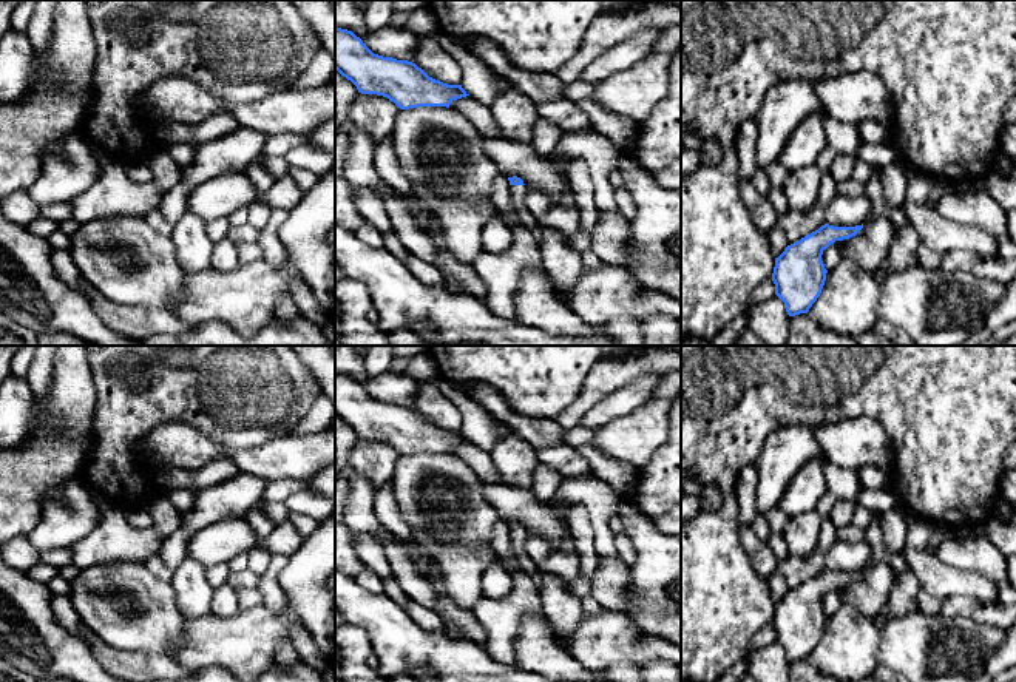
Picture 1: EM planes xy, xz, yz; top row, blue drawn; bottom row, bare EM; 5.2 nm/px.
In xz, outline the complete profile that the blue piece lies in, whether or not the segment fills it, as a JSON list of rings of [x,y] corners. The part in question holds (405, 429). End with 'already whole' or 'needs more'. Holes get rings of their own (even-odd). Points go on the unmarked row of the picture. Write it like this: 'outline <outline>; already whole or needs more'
outline [[[335,373],[335,415],[351,426],[358,438],[388,443],[400,455],[418,452],[449,454],[452,446],[469,441],[462,430],[435,426],[412,407],[374,400],[360,383],[341,373]]]; already whole

